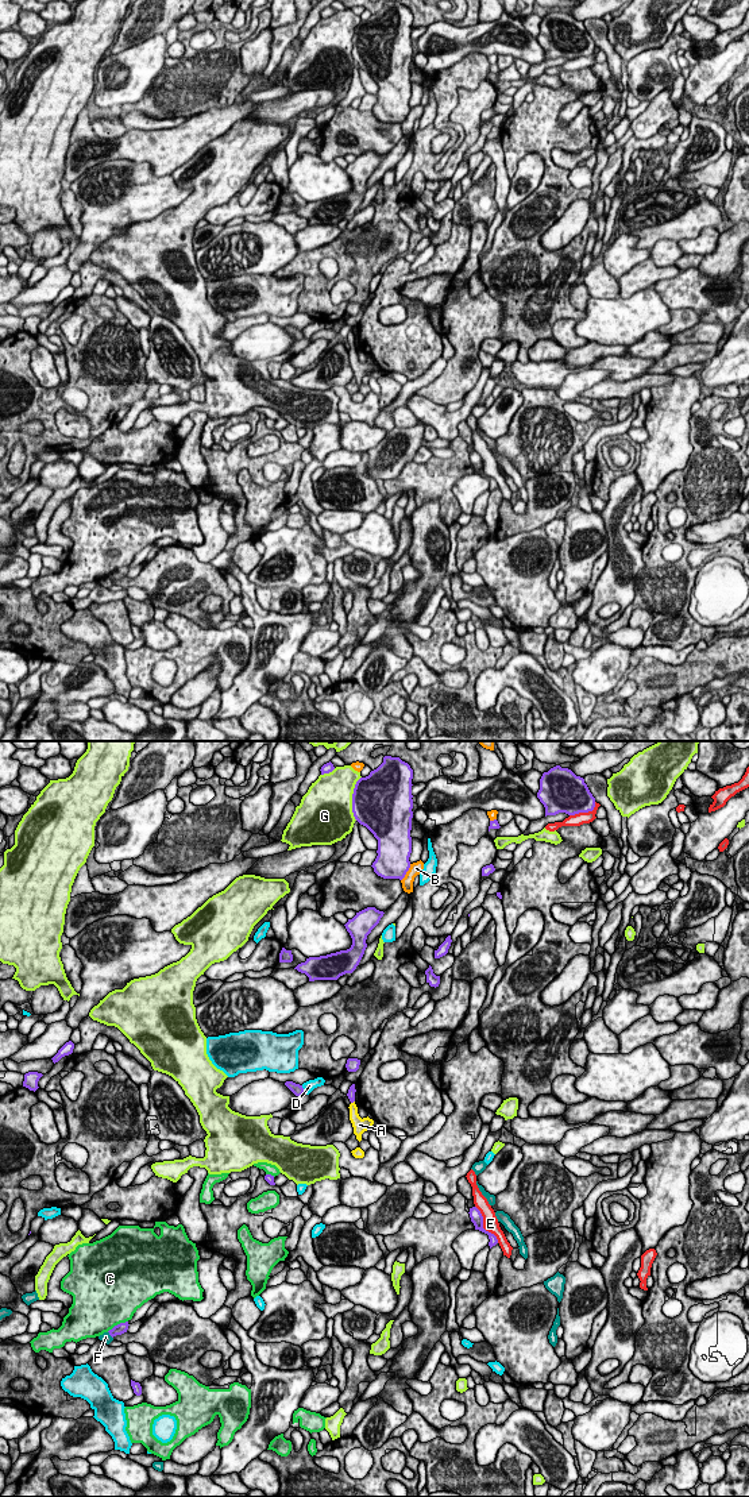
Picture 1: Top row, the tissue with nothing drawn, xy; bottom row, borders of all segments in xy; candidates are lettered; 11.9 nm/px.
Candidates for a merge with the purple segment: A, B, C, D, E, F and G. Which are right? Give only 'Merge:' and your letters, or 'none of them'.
Merge: A

